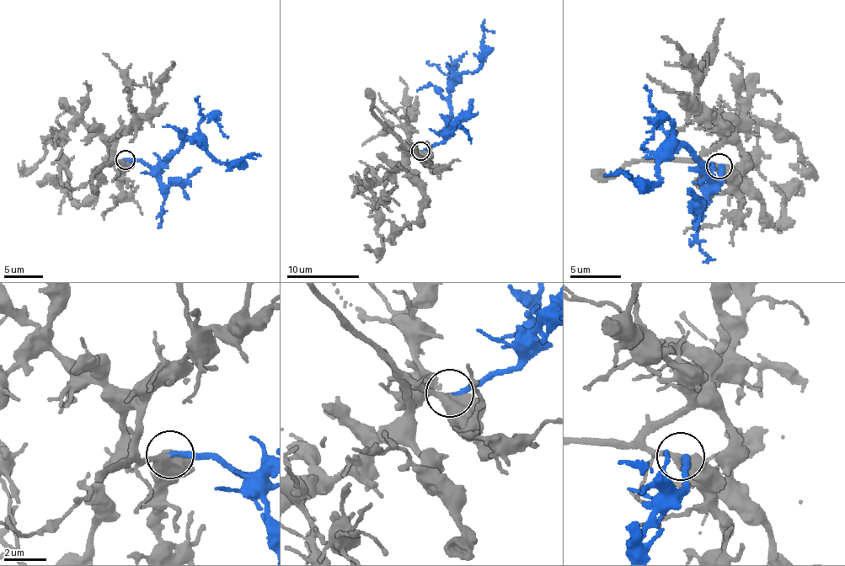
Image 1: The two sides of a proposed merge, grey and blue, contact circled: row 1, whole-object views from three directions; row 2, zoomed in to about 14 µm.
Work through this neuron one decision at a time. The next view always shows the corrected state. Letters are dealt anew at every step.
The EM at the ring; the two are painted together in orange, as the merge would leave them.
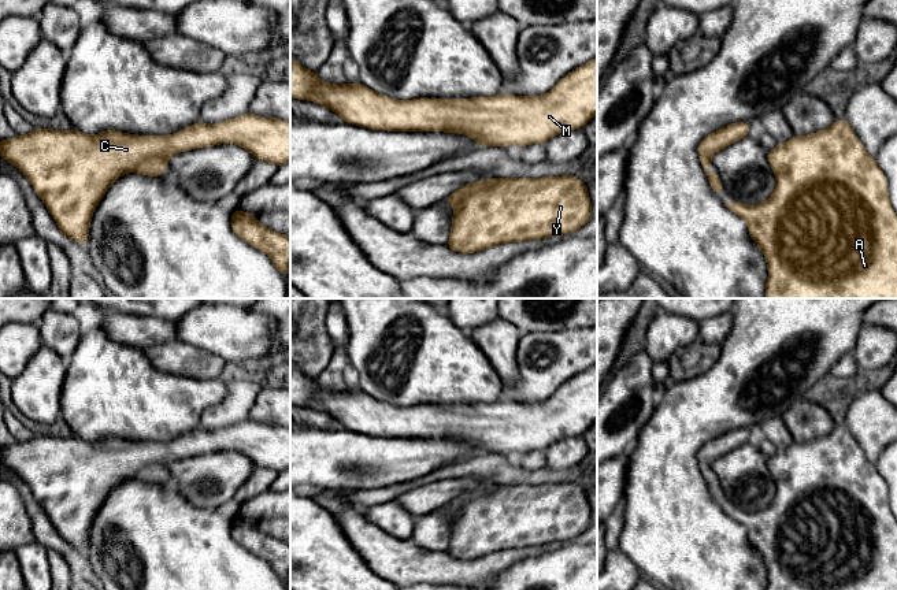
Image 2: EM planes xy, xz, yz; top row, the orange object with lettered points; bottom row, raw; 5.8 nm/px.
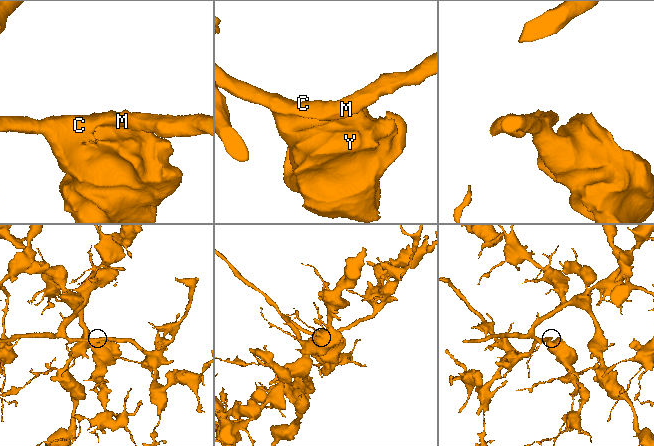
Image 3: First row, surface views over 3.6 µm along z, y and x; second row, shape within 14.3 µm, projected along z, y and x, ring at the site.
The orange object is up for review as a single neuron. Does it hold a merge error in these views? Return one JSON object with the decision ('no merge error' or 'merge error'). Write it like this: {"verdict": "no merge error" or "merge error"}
{"verdict": "no merge error"}

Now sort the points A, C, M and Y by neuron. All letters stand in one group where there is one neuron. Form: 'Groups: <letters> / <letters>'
Groups: A C M Y

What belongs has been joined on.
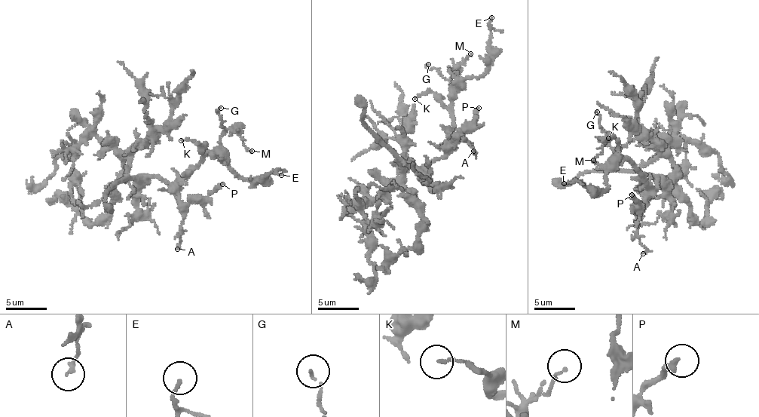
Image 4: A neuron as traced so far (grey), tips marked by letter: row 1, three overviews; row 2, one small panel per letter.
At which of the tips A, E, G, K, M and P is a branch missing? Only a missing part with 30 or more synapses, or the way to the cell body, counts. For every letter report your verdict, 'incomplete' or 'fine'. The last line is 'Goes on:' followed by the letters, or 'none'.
A: fine
E: fine
G: fine
K: fine
M: fine
P: fine
Goes on: none

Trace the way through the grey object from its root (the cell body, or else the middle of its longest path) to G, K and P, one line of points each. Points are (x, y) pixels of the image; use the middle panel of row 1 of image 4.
G: (413, 165), (426, 167), (445, 154), (451, 137), (449, 111), (454, 91), (449, 90), (451, 82), (428, 64)
K: (413, 165), (426, 167), (445, 154), (451, 137), (453, 120), (448, 108), (431, 93), (418, 95), (414, 99)
P: (413, 165), (426, 167), (445, 154), (447, 145), (460, 133), (469, 133), (478, 108)

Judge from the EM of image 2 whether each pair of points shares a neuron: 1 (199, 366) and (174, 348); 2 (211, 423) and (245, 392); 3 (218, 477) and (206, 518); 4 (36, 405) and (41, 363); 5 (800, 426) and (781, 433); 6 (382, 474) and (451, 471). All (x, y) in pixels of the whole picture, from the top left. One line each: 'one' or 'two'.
1: one
2: one
3: two
4: one
5: two
6: two

